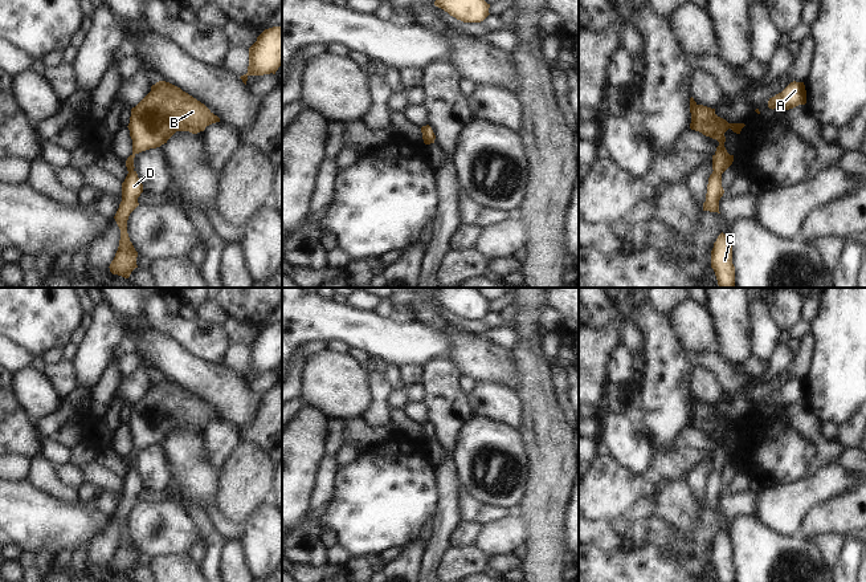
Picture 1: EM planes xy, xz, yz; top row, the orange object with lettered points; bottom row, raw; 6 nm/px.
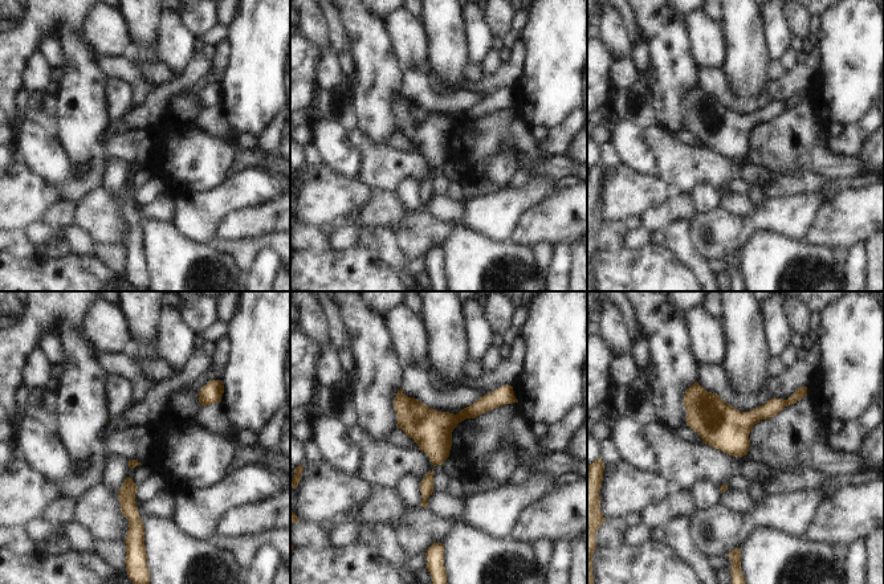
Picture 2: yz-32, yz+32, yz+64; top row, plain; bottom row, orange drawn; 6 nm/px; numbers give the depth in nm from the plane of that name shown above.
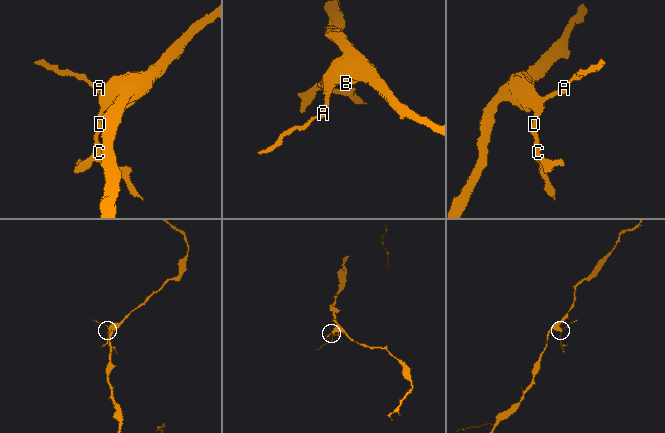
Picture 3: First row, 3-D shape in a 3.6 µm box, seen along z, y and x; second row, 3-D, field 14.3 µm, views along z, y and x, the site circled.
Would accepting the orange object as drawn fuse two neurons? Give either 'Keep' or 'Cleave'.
Keep

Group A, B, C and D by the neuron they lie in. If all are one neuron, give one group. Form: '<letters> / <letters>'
A B C D

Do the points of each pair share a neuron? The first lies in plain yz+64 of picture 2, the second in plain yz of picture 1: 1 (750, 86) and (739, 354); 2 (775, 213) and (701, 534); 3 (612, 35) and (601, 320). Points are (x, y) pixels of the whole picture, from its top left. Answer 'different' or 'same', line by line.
1: same
2: same
3: same

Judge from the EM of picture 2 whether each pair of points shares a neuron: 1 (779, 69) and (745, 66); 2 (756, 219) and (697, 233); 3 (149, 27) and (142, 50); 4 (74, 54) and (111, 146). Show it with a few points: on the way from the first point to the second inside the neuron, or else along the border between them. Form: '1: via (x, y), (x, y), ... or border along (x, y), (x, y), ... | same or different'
1: border along (773, 60), (769, 68), (772, 80) | different
2: via (741, 228), (726, 233), (712, 233) | same
3: via (146, 32), (145, 45) | same
4: border along (104, 134), (97, 147) | different

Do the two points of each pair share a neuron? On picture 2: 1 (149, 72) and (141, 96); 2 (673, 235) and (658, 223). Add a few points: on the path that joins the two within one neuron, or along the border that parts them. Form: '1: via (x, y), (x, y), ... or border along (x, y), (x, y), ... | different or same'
1: border along (131, 57), (141, 72), (157, 86) | different
2: border along (689, 220), (675, 219), (663, 231) | different

